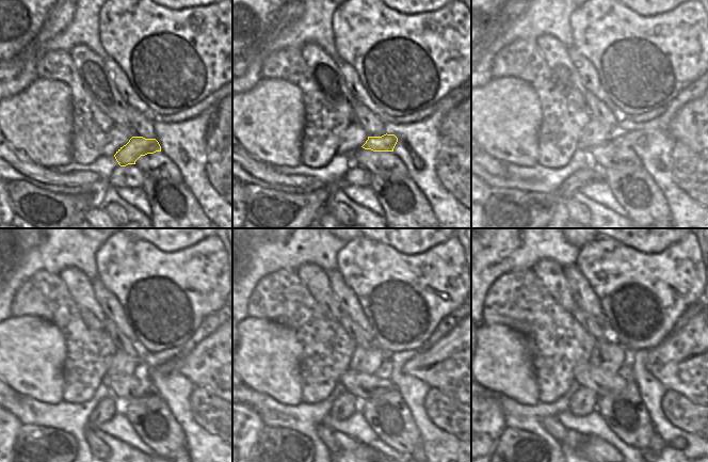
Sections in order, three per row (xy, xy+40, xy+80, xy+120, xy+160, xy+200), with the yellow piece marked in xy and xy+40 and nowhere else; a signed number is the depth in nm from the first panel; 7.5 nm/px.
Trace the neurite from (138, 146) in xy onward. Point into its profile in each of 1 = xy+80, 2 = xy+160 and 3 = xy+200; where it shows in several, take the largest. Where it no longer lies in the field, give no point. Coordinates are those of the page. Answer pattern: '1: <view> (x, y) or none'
1: xy+80 (629, 139)
2: xy+160 (449, 366)
3: xy+200 (688, 361)

